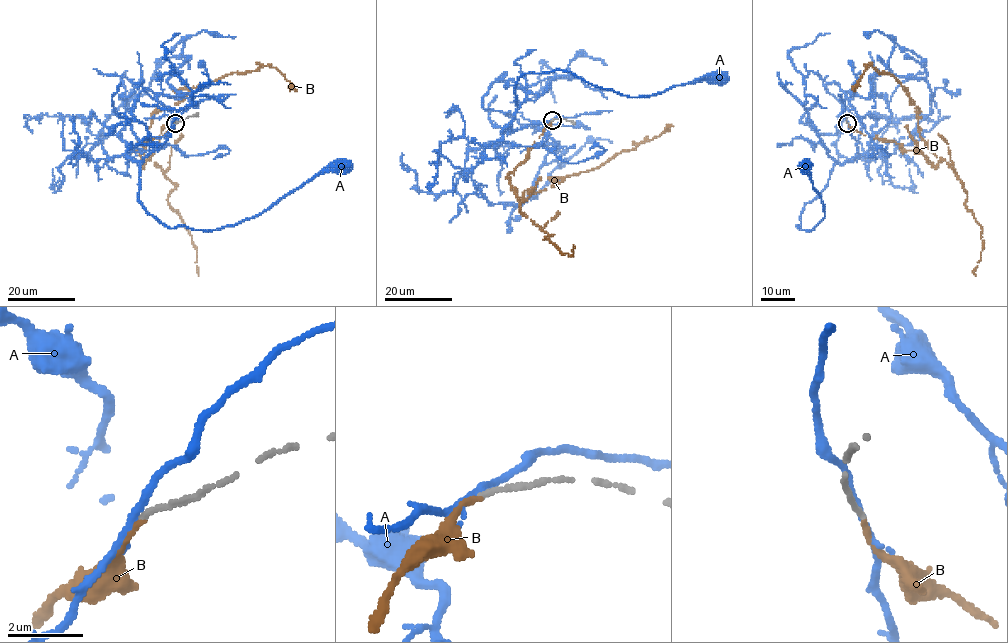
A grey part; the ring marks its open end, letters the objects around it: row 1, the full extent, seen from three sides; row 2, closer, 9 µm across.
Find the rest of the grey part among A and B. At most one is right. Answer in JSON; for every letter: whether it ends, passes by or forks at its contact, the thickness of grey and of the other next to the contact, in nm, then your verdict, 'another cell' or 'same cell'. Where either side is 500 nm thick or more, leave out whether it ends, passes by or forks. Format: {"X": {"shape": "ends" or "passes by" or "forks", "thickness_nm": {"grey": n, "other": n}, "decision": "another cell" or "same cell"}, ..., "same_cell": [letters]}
{"A": {"shape": "passes by", "thickness_nm": {"grey": 140, "other": 180}, "decision": "another cell"}, "B": {"shape": "ends", "thickness_nm": {"grey": 140, "other": 120}, "decision": "same cell"}, "same_cell": ["B"]}

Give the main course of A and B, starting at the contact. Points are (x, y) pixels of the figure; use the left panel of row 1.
A: (176, 122), (127, 155), (141, 163), (141, 204), (170, 227), (235, 225), (342, 166)
B: (176, 123), (132, 148), (142, 165), (151, 117), (194, 87), (268, 66), (296, 90)

